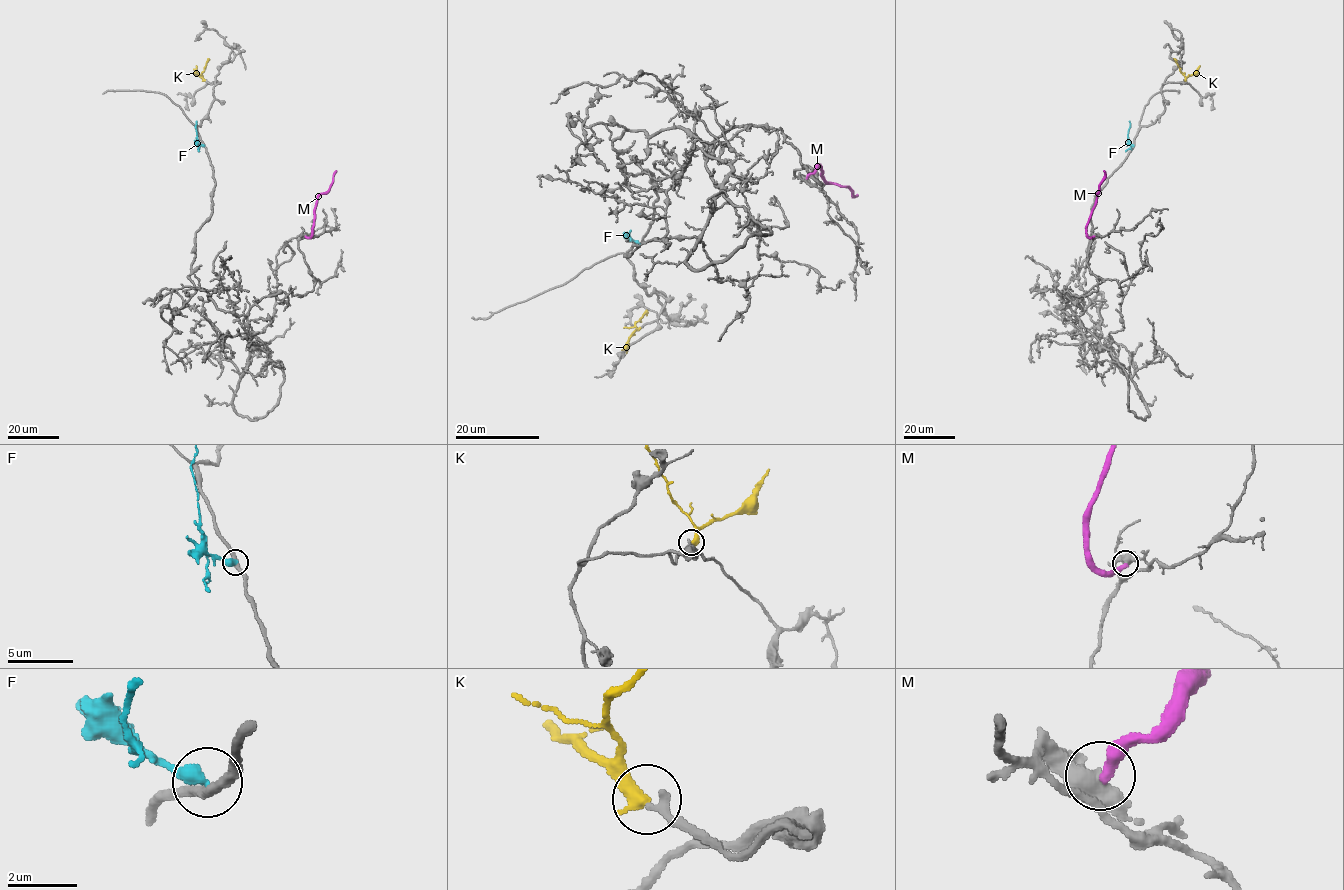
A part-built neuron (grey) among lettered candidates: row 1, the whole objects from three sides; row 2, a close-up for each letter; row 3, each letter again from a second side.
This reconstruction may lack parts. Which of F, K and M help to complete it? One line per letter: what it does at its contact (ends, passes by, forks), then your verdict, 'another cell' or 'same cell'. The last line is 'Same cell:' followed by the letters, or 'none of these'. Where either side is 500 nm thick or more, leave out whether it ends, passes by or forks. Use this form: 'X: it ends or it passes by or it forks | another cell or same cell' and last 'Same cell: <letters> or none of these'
F: it ends | another cell
K: it ends | another cell
M: another cell
Same cell: none of these

